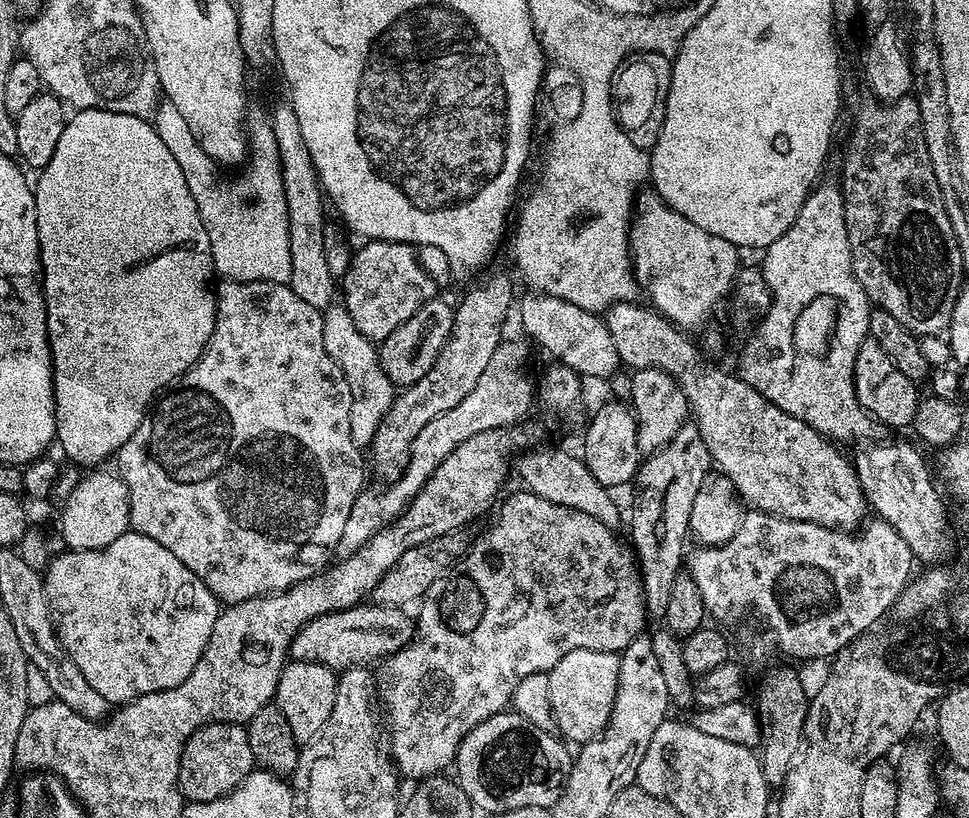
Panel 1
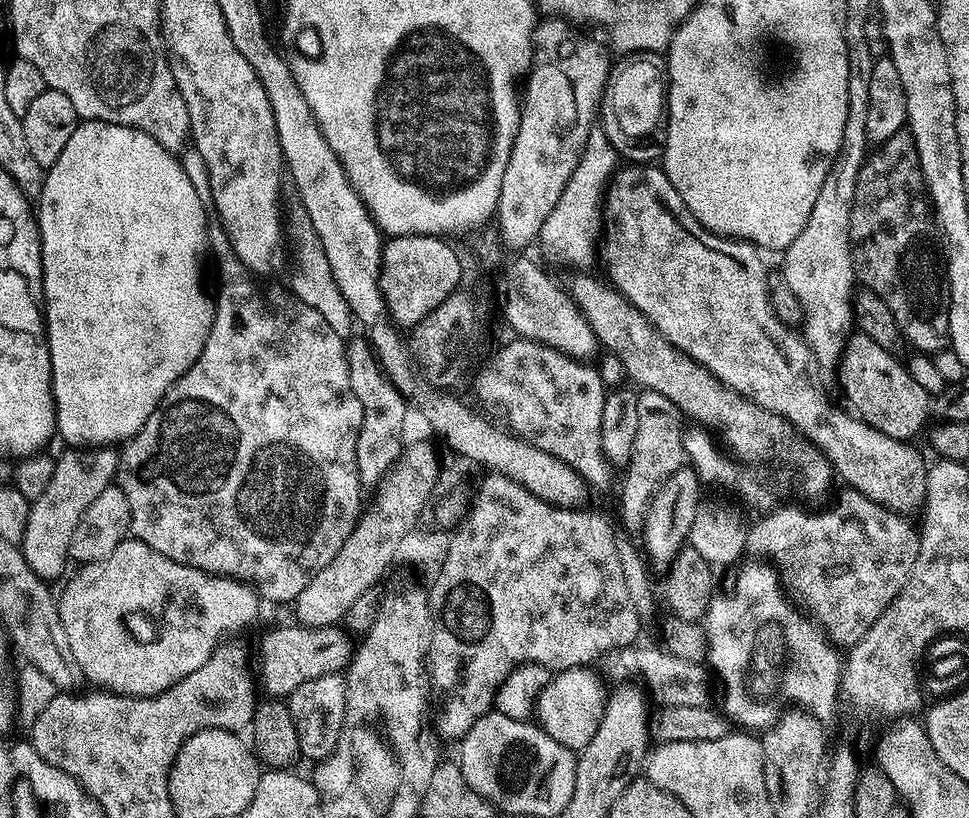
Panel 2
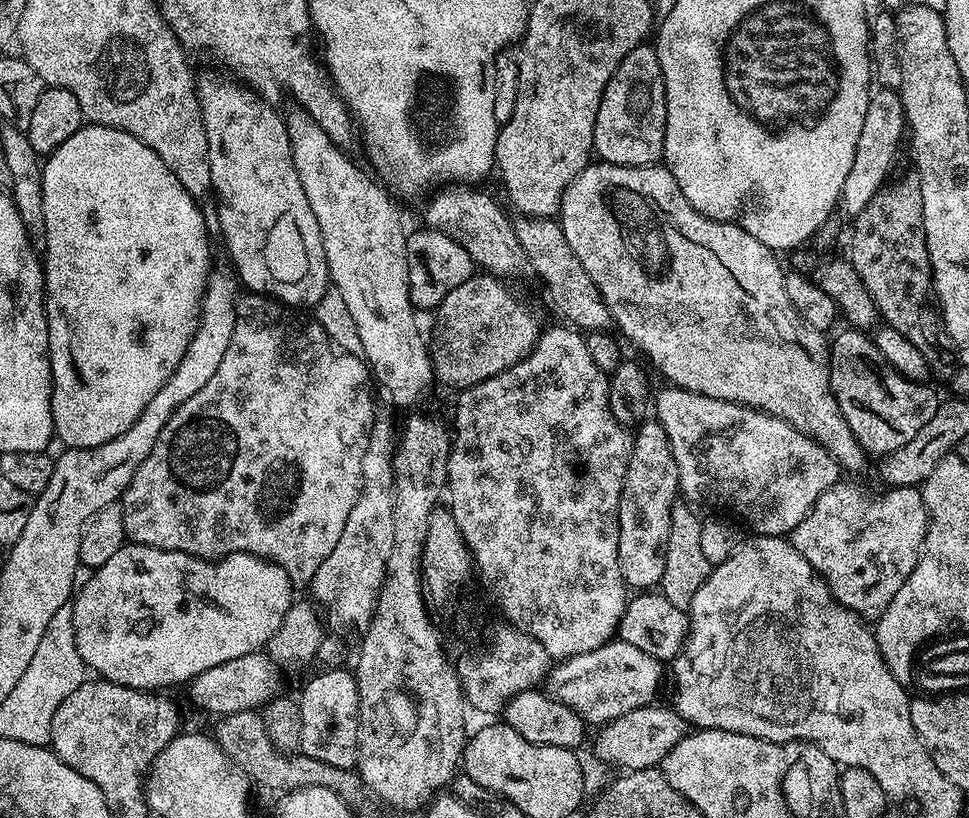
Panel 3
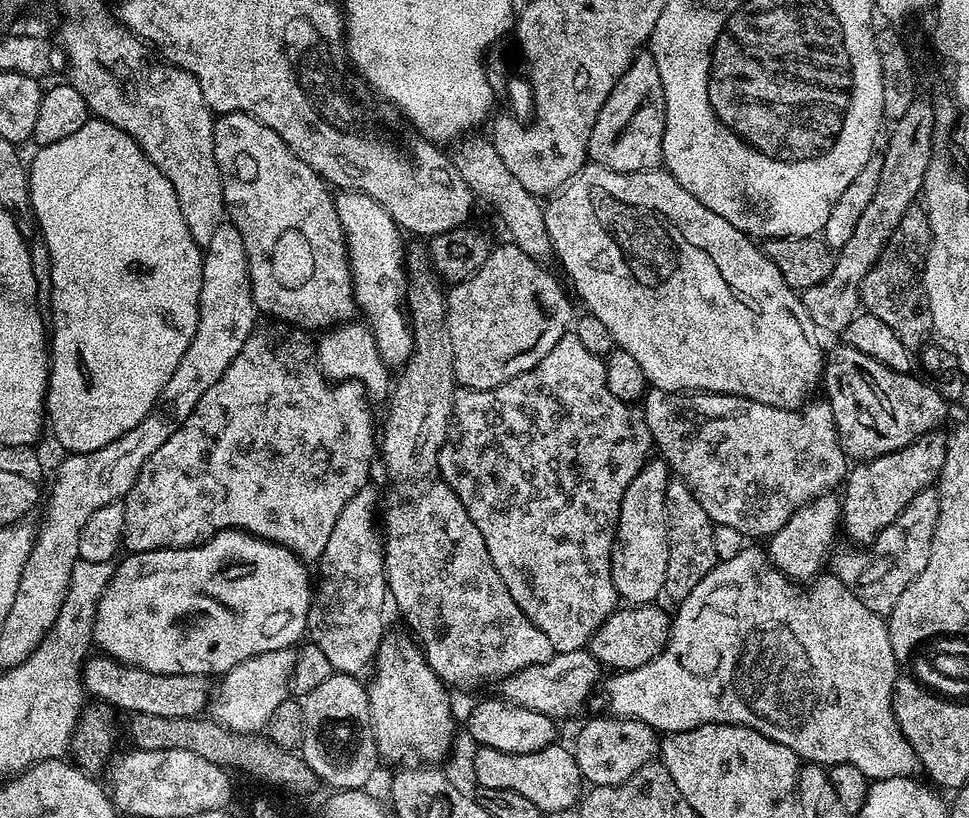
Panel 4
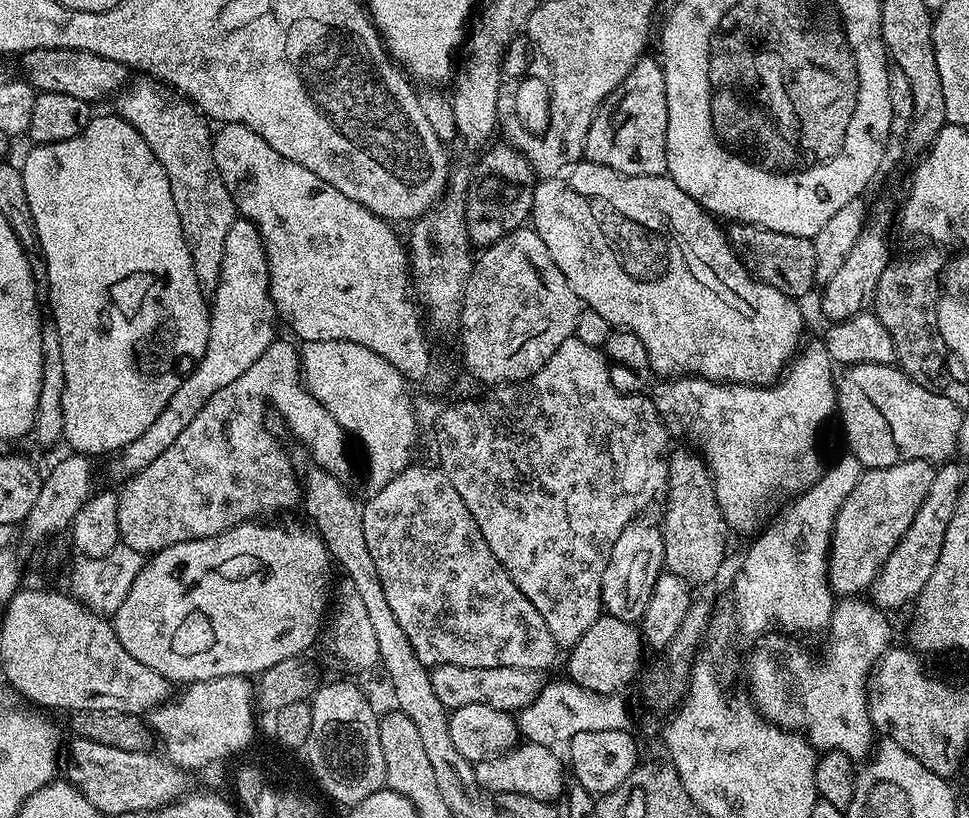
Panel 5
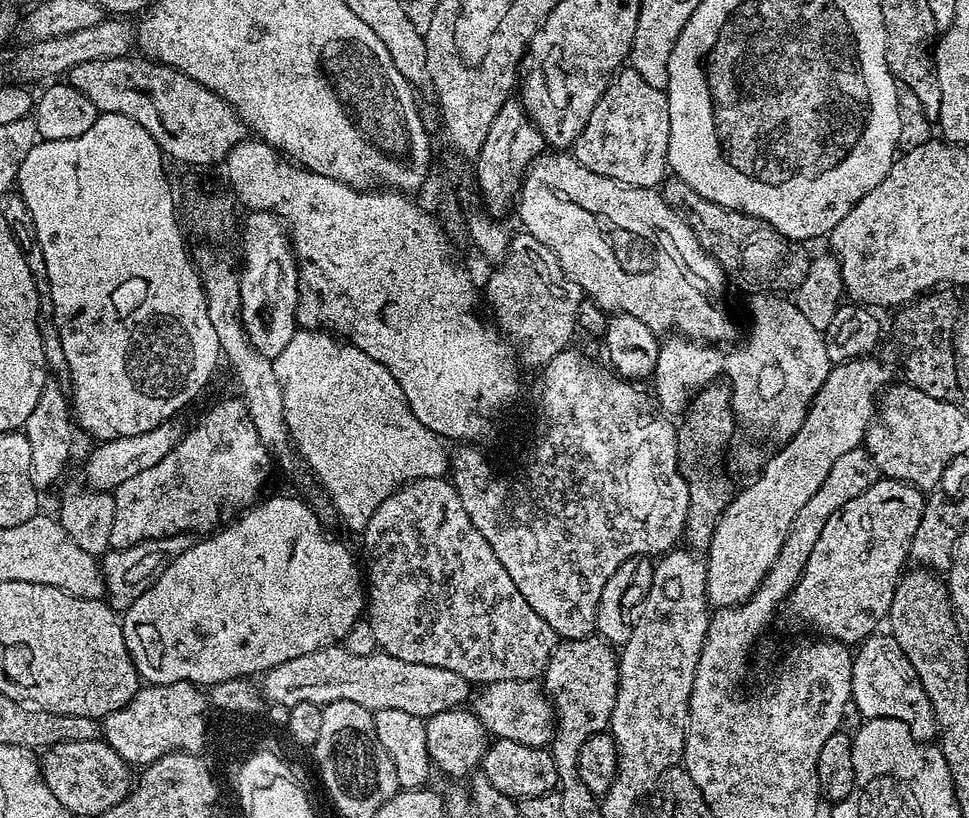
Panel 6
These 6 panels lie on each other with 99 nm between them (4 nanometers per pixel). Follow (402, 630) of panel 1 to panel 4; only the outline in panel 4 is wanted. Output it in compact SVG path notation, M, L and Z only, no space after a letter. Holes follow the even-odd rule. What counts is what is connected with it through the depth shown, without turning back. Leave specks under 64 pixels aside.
M103 654L93 655L85 661L82 679L85 691L93 699L131 715L144 713L159 717L193 719L207 709L212 693L211 681L205 676L154 674L153 671L119 664L111 656Z

